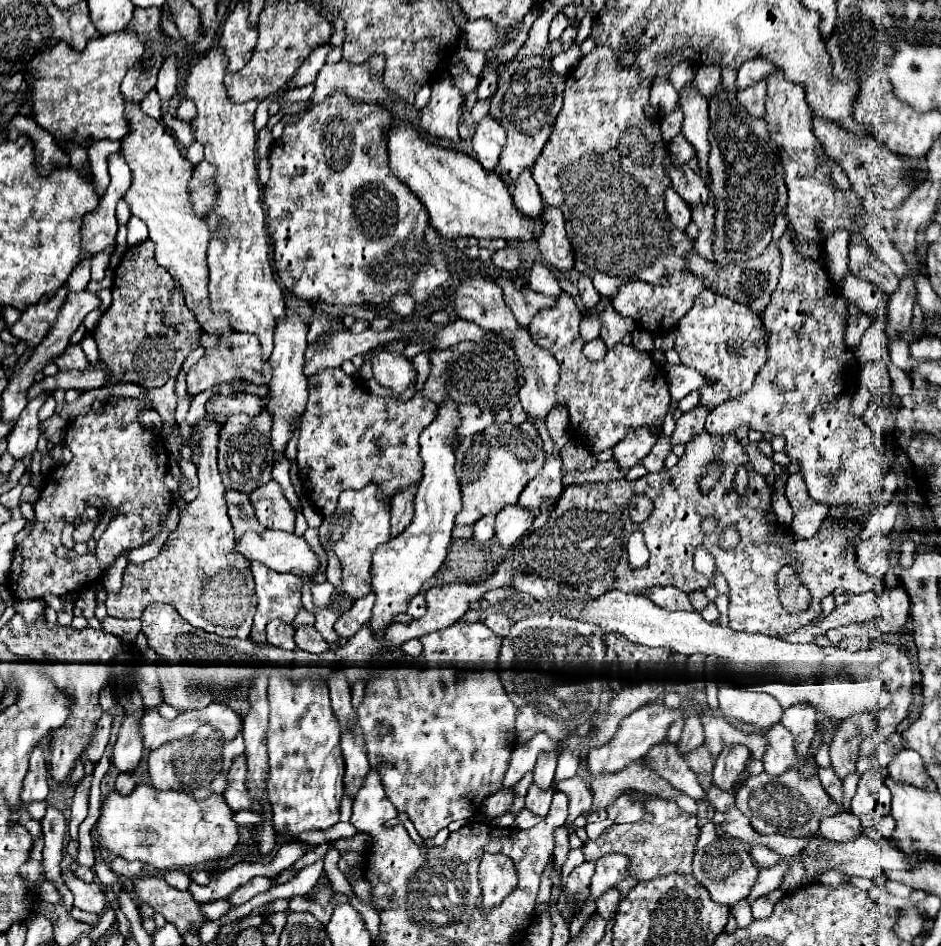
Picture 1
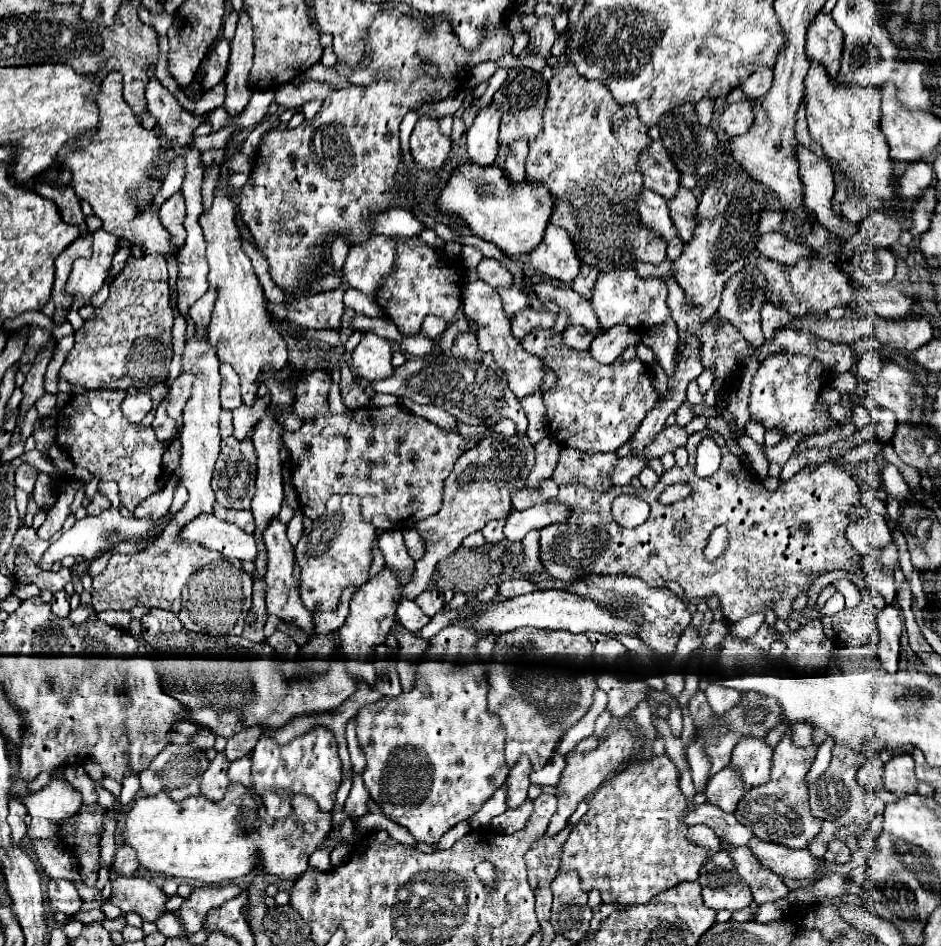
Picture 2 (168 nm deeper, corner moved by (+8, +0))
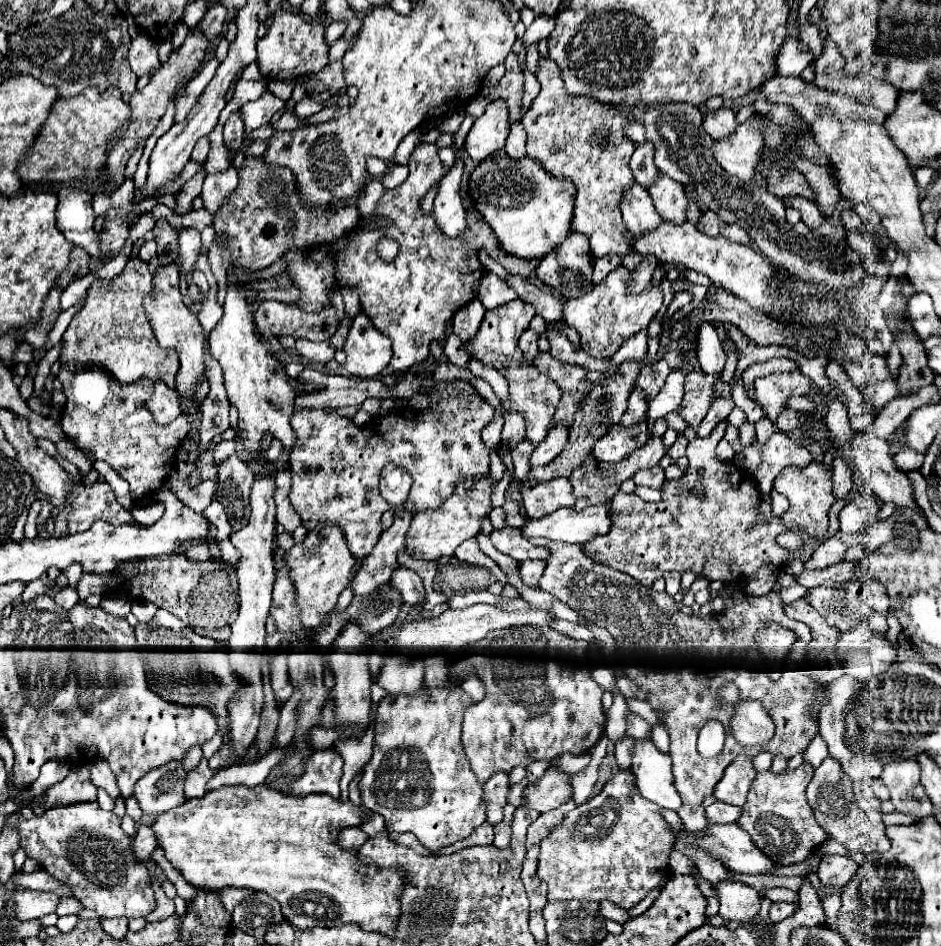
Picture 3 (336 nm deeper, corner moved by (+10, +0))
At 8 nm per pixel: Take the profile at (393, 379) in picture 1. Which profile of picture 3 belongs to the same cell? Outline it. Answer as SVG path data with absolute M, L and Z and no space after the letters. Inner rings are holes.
M364 312L356 314L344 350L348 354L344 368L350 376L358 378L380 376L392 358L390 340L372 326Z

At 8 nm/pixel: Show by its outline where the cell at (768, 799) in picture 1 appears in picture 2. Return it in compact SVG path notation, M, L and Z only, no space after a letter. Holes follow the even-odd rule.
M784 734L780 742L788 742L788 744L776 746L774 756L772 756L772 774L770 774L768 784L748 790L744 798L740 800L734 816L738 822L748 826L756 838L800 850L800 848L806 848L808 842L816 838L822 826L822 820L810 814L808 788L804 784L806 774L816 756L816 746L796 748L790 742L790 734Z

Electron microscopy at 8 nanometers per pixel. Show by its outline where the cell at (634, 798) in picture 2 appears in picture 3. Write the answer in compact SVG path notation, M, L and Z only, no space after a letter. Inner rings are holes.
M630 768L618 770L604 784L598 796L568 812L564 824L554 828L550 836L542 840L538 876L548 884L548 900L610 900L616 906L628 910L644 900L652 890L662 888L672 874L668 856L672 852L674 834L670 832L670 826L660 810L662 808L658 804L646 802L646 798L638 792L636 778Z

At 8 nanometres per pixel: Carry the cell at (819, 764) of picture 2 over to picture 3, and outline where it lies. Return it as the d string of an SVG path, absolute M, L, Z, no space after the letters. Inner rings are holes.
M816 736L816 738L808 744L808 748L806 748L806 752L804 752L804 758L808 758L808 760L812 762L812 766L816 768L816 766L822 762L822 758L826 758L826 756L828 756L826 740L824 740L822 736Z

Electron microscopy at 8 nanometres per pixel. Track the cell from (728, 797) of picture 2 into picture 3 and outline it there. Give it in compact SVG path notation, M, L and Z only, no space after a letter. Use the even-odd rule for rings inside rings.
M716 800L714 804L710 804L706 808L706 814L708 818L714 822L714 824L730 824L730 822L736 822L740 818L740 806L732 806L732 804L726 804L726 802L720 802Z

